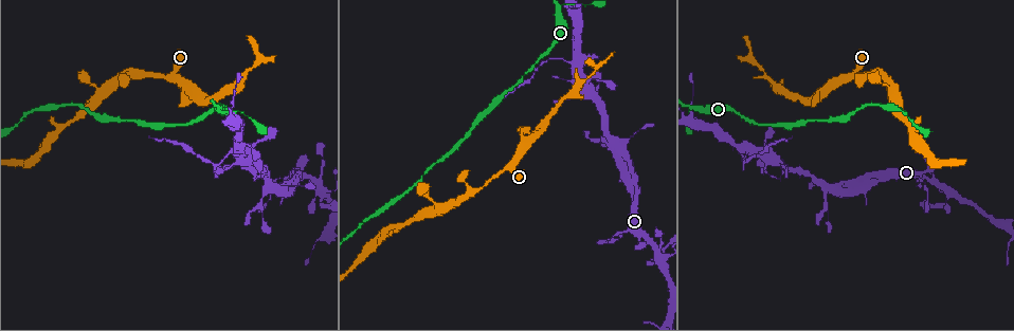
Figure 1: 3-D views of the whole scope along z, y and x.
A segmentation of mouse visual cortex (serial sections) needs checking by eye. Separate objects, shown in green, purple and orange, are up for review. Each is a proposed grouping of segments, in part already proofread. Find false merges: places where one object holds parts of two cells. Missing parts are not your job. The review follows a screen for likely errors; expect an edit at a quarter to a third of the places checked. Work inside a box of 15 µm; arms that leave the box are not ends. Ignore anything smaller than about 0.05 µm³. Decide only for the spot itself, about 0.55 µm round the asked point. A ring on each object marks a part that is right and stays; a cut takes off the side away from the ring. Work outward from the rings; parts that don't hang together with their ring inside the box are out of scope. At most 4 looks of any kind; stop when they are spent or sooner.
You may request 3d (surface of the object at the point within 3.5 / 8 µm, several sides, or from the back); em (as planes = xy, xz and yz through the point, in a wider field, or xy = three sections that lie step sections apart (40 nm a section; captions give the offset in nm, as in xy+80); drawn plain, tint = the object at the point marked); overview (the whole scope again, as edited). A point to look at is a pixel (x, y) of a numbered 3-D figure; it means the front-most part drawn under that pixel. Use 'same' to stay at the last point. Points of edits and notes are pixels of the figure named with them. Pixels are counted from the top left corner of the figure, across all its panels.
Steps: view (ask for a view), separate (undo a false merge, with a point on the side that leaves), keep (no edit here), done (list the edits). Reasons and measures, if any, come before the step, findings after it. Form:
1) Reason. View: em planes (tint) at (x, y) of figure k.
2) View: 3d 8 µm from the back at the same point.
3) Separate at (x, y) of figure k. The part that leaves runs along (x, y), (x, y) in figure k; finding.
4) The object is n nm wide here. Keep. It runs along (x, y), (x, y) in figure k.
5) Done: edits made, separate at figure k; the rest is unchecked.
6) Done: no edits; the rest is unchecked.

A fork. View: 3d 3.5 µm at (660, 261) of figure 1.

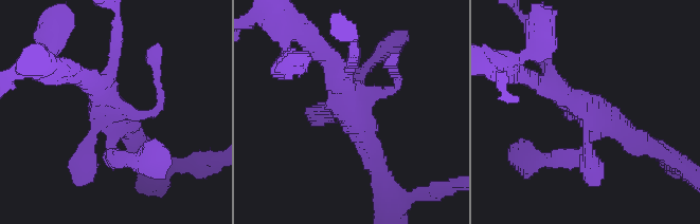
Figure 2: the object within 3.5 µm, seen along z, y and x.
Shape alone is not enough. View: em xy step 1 (tint) at (590, 110) of figure 2.

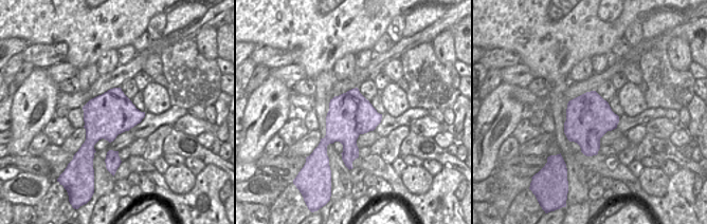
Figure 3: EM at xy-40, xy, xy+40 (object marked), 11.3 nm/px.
Keep. All the same cell.

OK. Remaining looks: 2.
Abrupt turn. View: 3d 3.5 µm at (220, 108) of figure 1.

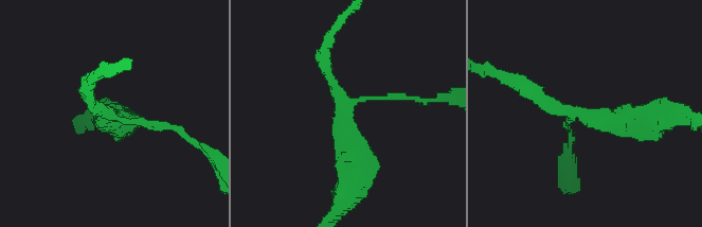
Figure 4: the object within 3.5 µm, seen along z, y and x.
3 arms meet here; the arms are 100, 200, 400 nm wide. View: em xy step 2 (tint) at (111, 113) of figure 4.

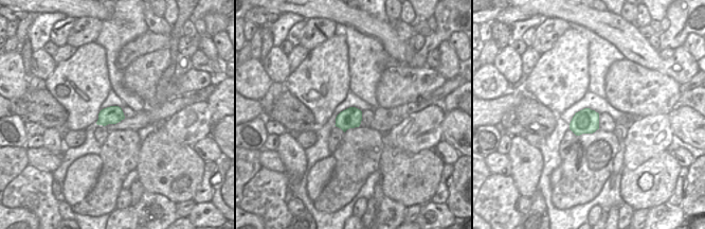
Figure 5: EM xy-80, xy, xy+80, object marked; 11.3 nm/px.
Keep. It runs along (640, 117), (574, 114), (569, 131) in figure 4; all the same cell.

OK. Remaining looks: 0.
Done: no edits; the rest is unchecked.

